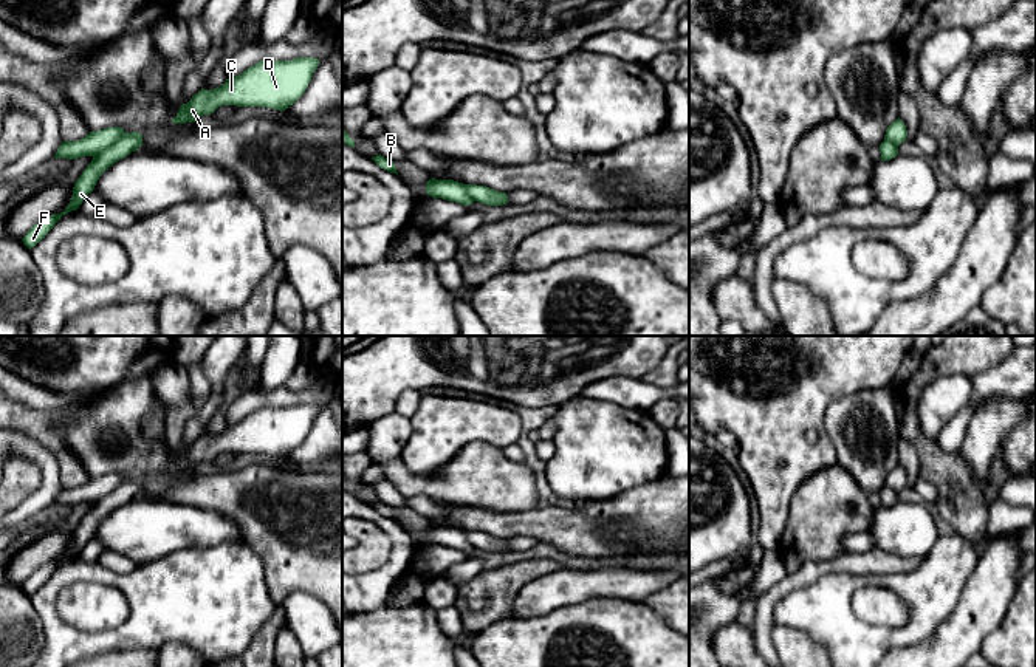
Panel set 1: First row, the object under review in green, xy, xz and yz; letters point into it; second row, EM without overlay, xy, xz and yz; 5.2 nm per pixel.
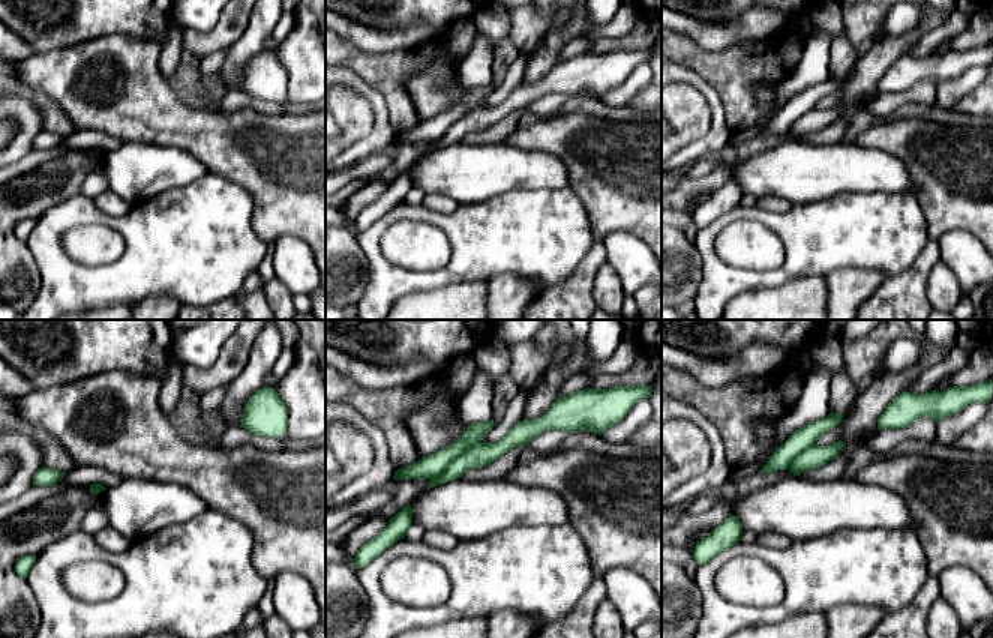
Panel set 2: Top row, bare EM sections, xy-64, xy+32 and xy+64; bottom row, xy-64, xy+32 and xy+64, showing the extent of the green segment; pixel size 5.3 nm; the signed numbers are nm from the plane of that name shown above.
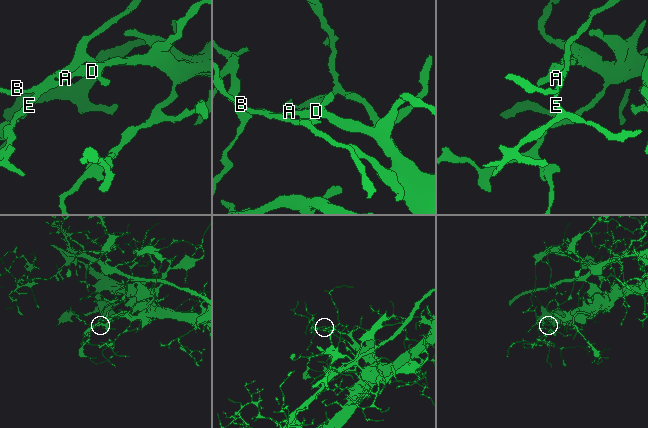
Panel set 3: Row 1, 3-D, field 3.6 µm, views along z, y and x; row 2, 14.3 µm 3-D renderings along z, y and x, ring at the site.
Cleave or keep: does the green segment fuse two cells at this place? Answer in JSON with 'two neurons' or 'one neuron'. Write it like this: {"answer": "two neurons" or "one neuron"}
{"answer": "two neurons"}

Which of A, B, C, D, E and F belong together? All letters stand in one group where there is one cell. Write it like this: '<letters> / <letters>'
A C D E F / B

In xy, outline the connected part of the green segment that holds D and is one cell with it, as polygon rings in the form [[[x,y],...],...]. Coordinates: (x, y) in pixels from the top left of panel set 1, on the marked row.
[[[314,57],[260,60],[242,74],[226,79],[221,87],[201,88],[180,107],[172,122],[195,122],[221,105],[266,107],[283,111],[305,93],[317,65],[319,59]]]

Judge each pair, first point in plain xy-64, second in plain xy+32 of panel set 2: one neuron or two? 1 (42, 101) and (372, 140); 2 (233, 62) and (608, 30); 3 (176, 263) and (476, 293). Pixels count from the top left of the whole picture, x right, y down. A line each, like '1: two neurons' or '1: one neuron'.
1: two neurons
2: two neurons
3: two neurons

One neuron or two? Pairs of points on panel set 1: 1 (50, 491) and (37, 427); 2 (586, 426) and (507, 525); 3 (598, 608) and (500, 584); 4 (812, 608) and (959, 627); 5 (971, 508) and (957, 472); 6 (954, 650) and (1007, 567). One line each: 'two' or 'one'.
1: two
2: two
3: two
4: two
5: one
6: one

